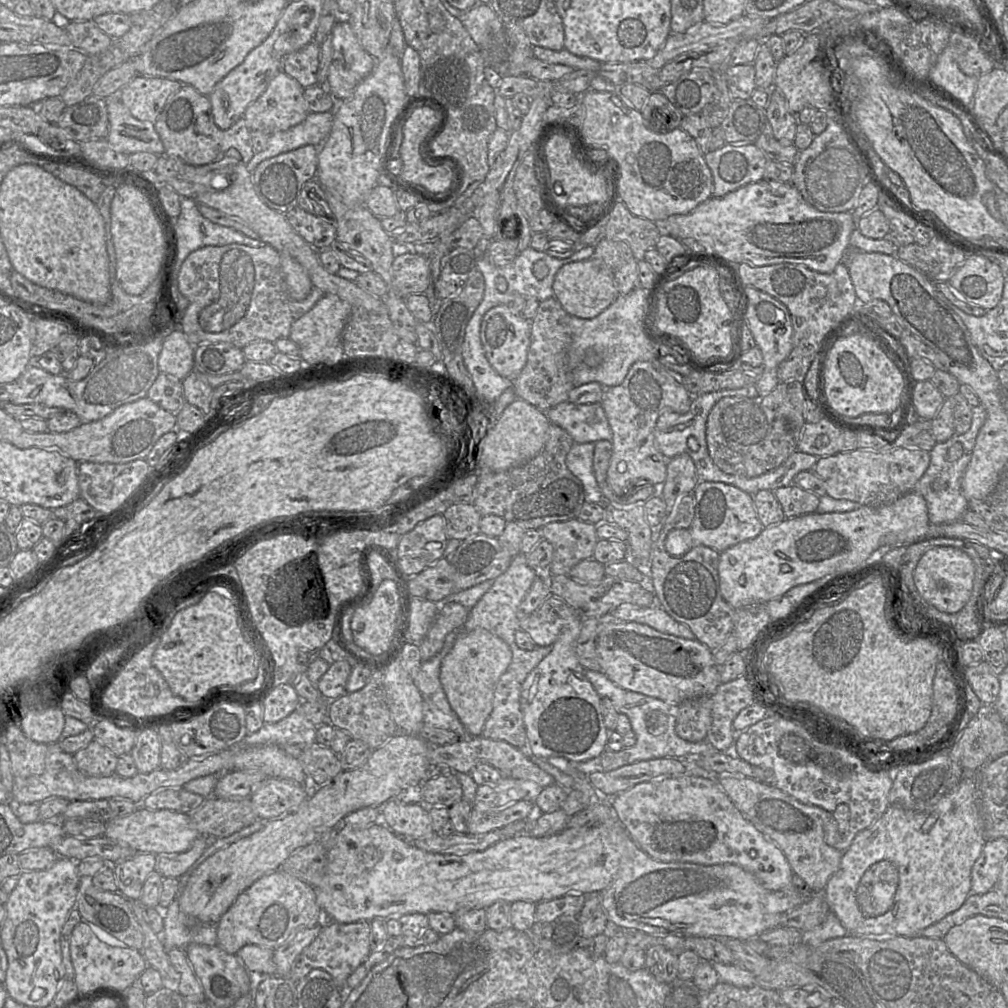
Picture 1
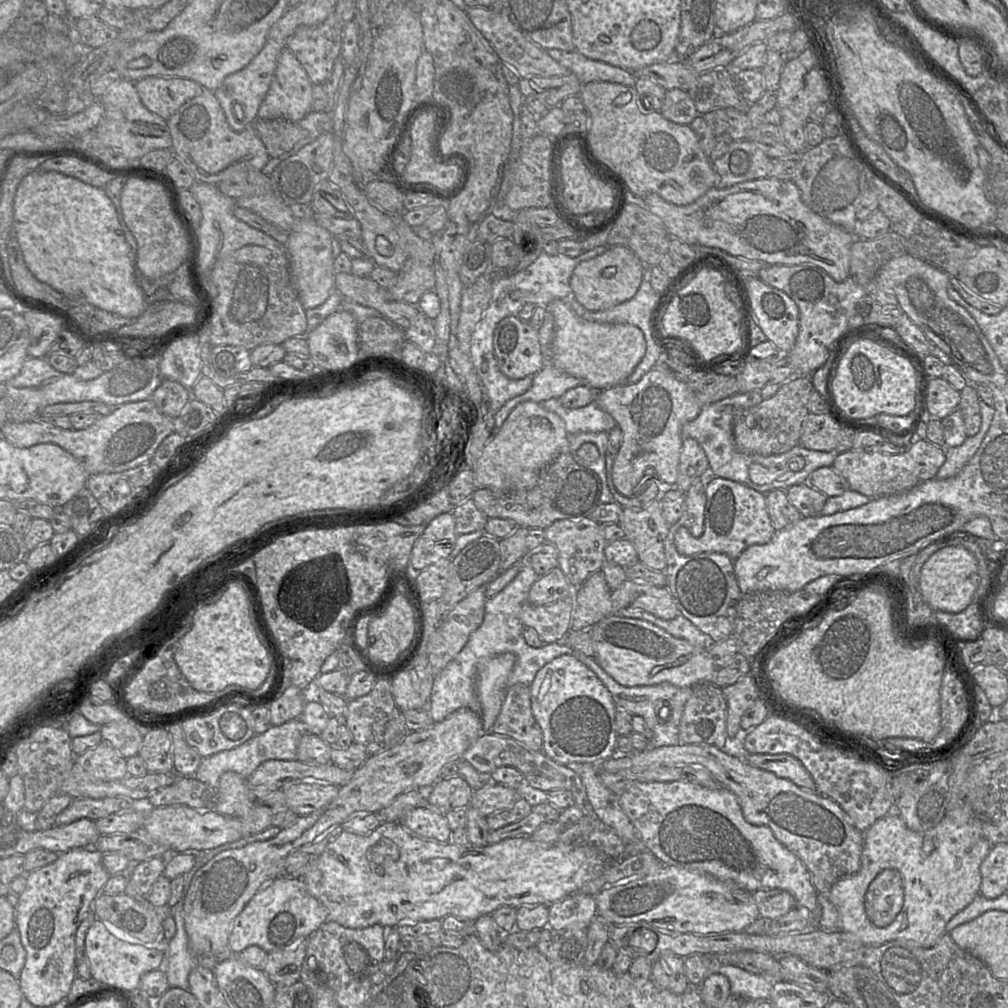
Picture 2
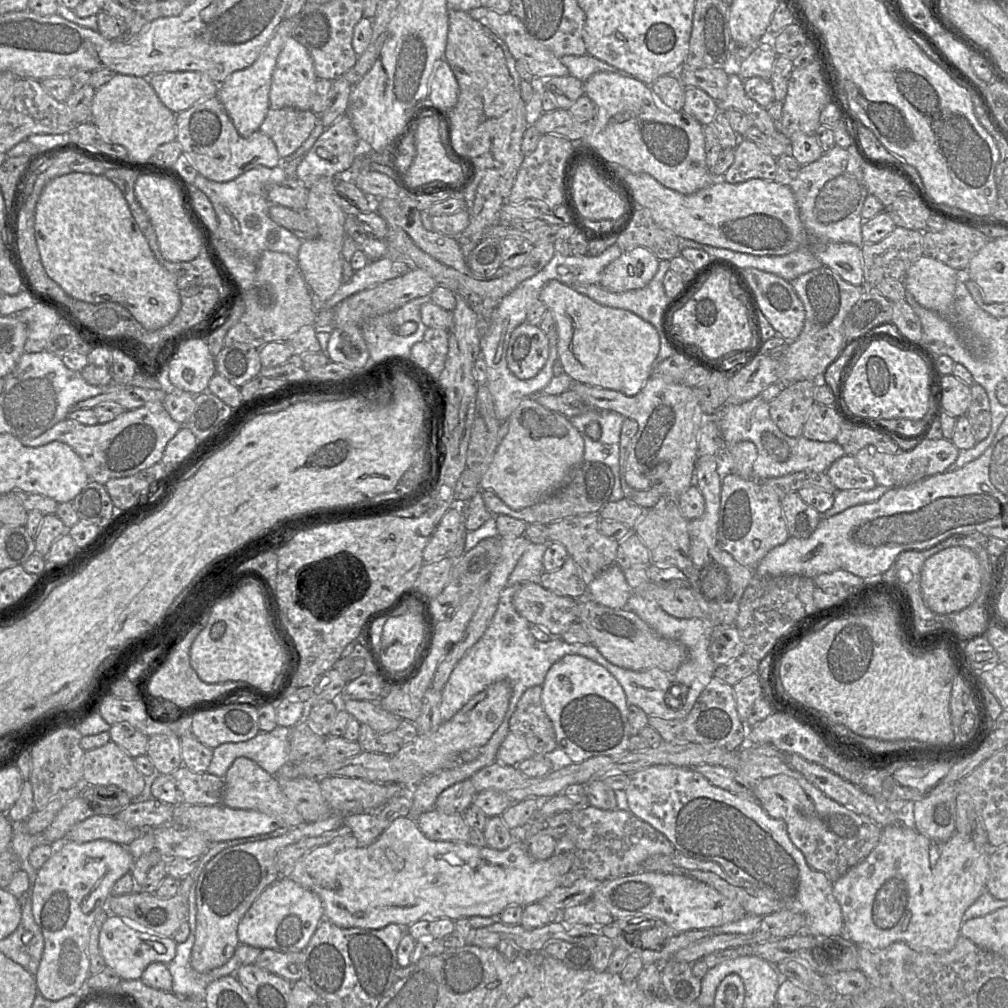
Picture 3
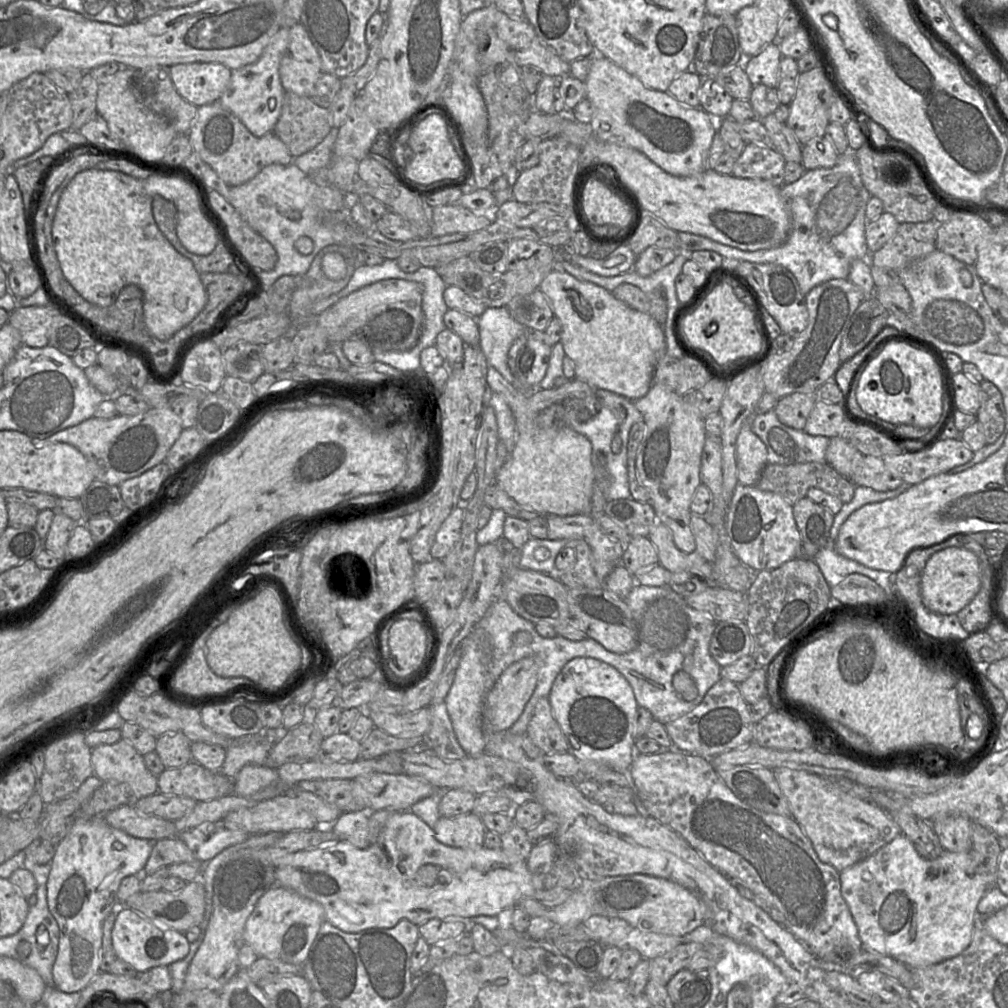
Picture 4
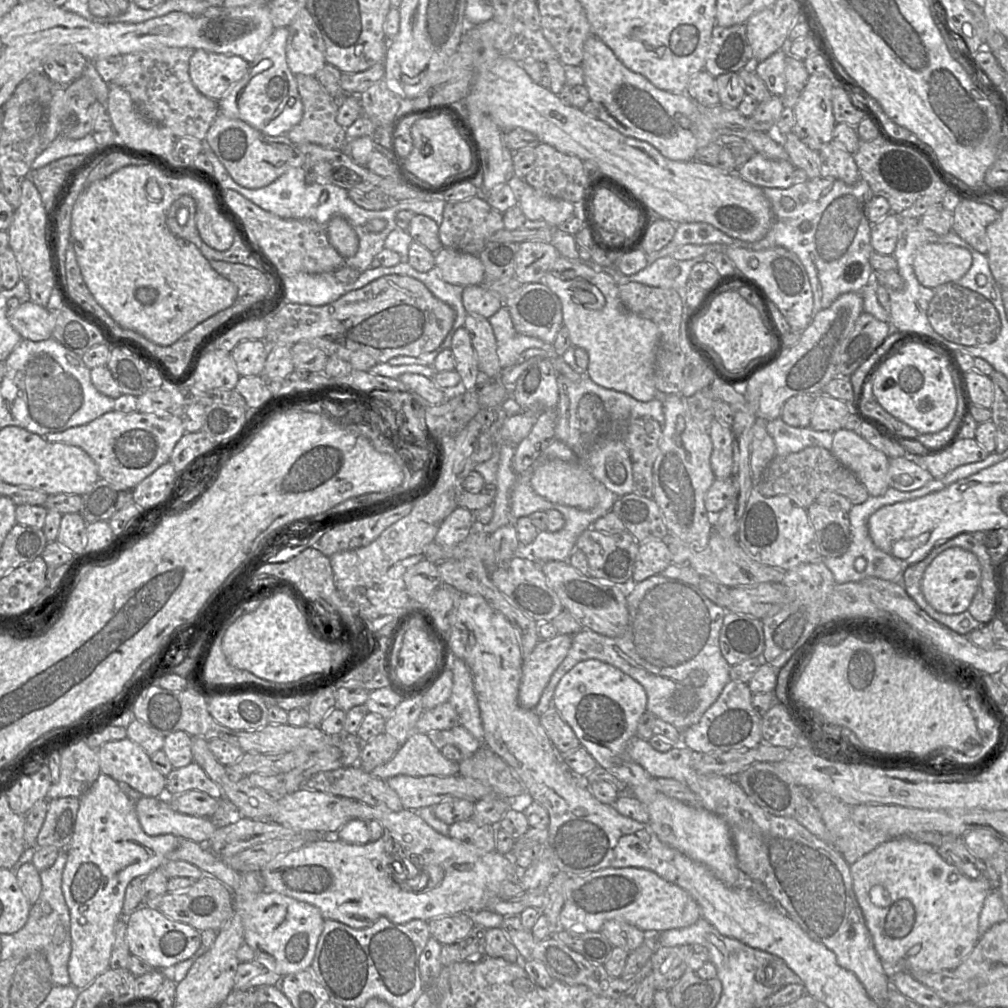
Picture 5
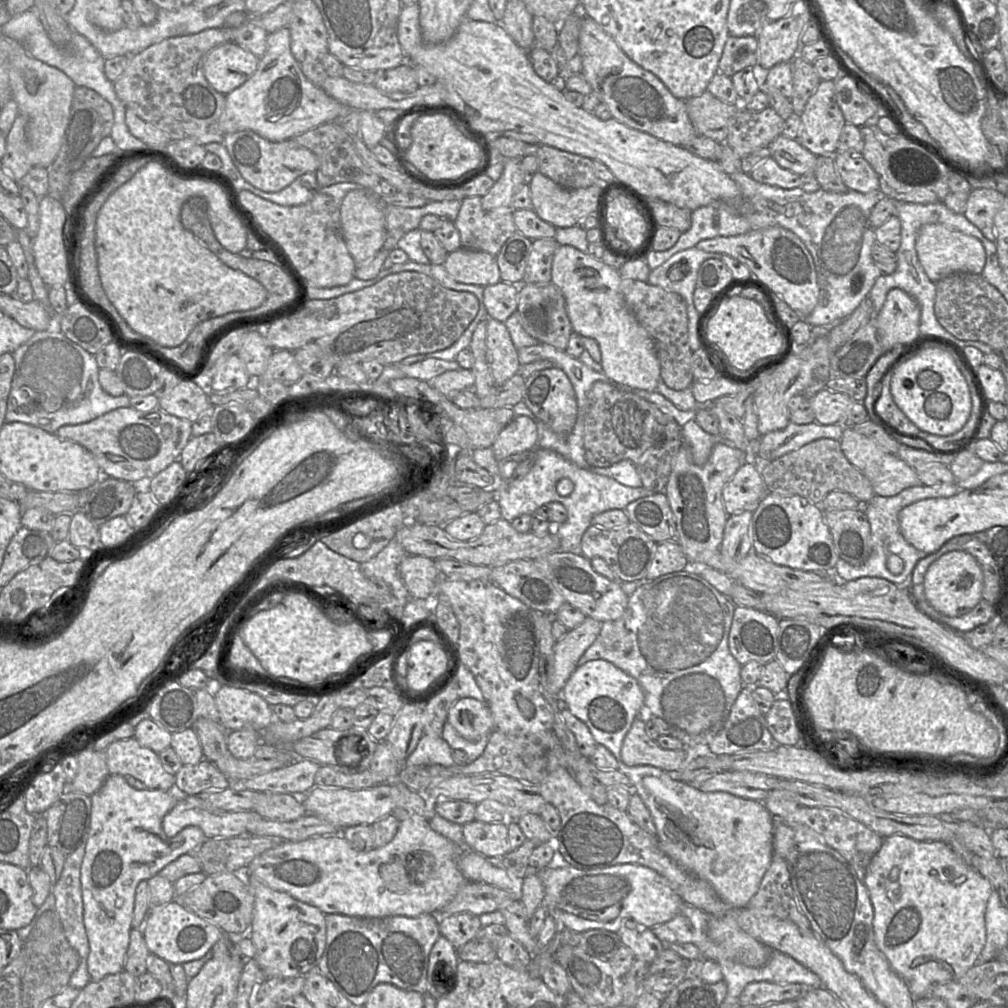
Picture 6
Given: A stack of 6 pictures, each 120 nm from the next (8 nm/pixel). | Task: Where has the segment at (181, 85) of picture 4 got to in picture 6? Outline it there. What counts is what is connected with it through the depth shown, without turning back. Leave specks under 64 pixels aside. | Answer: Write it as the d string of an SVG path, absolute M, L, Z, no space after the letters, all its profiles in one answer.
M234 42L213 48L204 58L203 72L215 90L227 95L257 70L260 58Z

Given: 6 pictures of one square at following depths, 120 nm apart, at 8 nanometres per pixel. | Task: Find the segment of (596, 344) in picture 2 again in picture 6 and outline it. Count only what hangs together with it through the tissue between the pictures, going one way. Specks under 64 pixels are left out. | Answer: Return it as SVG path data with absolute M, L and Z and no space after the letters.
M561 245L554 254L551 283L564 296L573 331L597 341L602 372L617 383L654 391L661 379L655 344L628 309L620 290L621 280L618 270L573 246Z

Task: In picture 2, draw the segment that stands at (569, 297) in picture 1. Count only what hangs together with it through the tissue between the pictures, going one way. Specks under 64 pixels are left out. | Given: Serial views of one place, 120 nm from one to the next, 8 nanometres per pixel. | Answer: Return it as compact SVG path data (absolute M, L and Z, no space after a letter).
M610 246L606 252L576 265L569 285L575 299L587 310L606 310L631 299L638 291L644 274L644 264L626 246Z

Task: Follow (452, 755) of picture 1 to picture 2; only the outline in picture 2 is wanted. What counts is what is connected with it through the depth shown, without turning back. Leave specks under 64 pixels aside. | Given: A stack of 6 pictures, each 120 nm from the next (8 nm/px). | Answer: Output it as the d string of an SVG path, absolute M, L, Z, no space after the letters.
M486 732L463 753L461 760L469 762L483 776L489 776L502 766L513 767L522 774L530 787L543 792L557 789L570 791L574 797L574 804L578 805L585 815L592 813L585 787L577 773L565 765L556 763L543 751L533 751L509 736Z

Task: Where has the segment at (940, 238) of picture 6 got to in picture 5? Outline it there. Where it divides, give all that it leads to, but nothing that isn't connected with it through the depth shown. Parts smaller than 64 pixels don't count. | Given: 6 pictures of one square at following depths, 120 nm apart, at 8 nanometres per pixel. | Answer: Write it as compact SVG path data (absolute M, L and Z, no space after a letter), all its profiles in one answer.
M945 242L922 245L913 261L917 280L928 288L956 282L971 264L972 254L968 249Z

